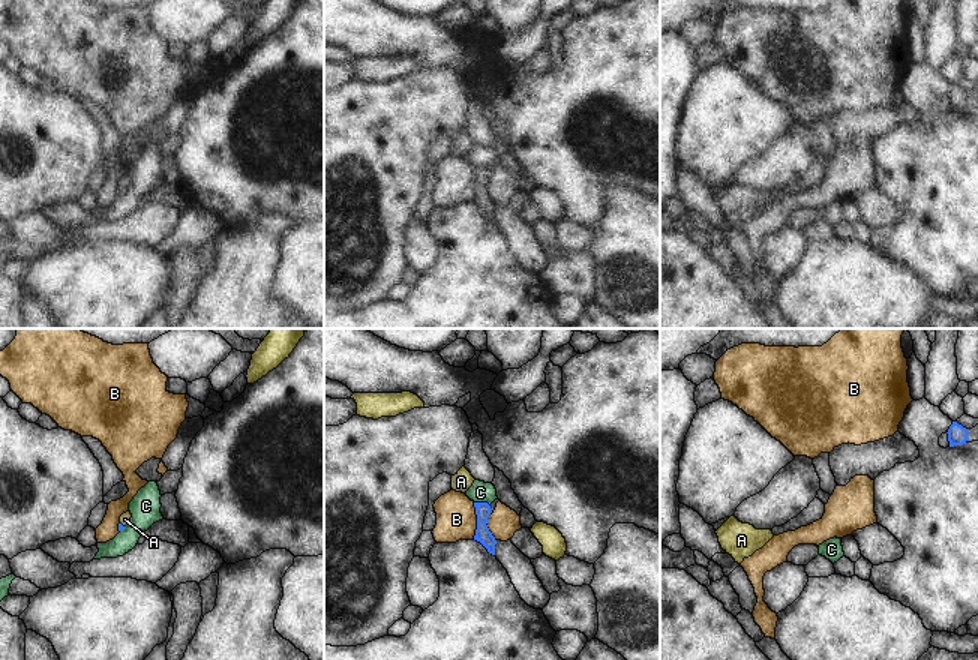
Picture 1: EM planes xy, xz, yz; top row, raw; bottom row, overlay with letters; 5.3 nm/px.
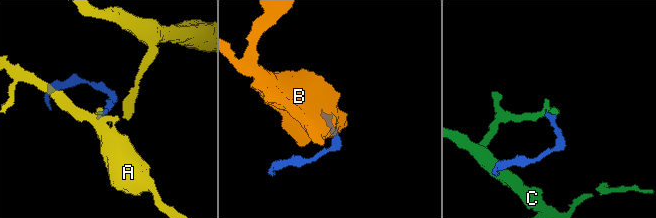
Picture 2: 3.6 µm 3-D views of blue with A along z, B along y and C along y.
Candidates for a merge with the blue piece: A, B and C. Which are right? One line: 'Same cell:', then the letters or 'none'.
Same cell: A

